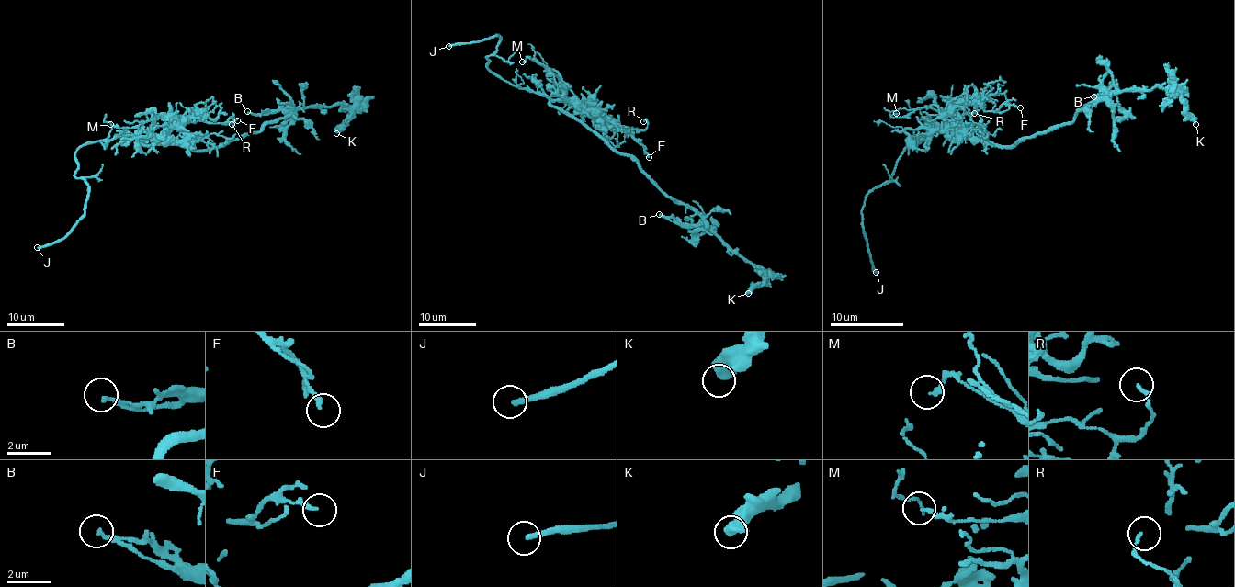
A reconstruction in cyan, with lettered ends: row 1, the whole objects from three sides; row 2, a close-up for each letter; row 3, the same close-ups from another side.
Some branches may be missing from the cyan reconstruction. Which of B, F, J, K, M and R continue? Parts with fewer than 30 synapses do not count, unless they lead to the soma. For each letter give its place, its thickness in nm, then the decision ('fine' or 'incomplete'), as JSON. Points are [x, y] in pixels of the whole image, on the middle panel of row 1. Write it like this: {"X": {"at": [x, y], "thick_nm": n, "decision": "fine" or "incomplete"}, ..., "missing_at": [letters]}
{"B": {"at": [659, 214], "thick_nm": 170, "decision": "fine"}, "F": {"at": [649, 157], "thick_nm": 190, "decision": "fine"}, "J": {"at": [448, 46], "thick_nm": 220, "decision": "incomplete"}, "K": {"at": [748, 293], "thick_nm": 500, "decision": "fine"}, "M": {"at": [522, 62], "thick_nm": 180, "decision": "fine"}, "R": {"at": [643, 121], "thick_nm": 130, "decision": "fine"}, "missing_at": ["J"]}

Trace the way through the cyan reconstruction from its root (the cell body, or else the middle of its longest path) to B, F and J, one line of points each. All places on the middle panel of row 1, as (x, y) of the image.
B: (589, 130), (594, 130), (617, 152), (628, 154), (663, 191), (687, 204), (702, 223), (680, 224), (659, 214)
F: (589, 130), (572, 116), (584, 111), (600, 114), (613, 127), (630, 133), (649, 157)
J: (589, 130), (545, 95), (512, 85), (487, 69), (487, 56), (500, 39), (497, 34), (448, 46)

